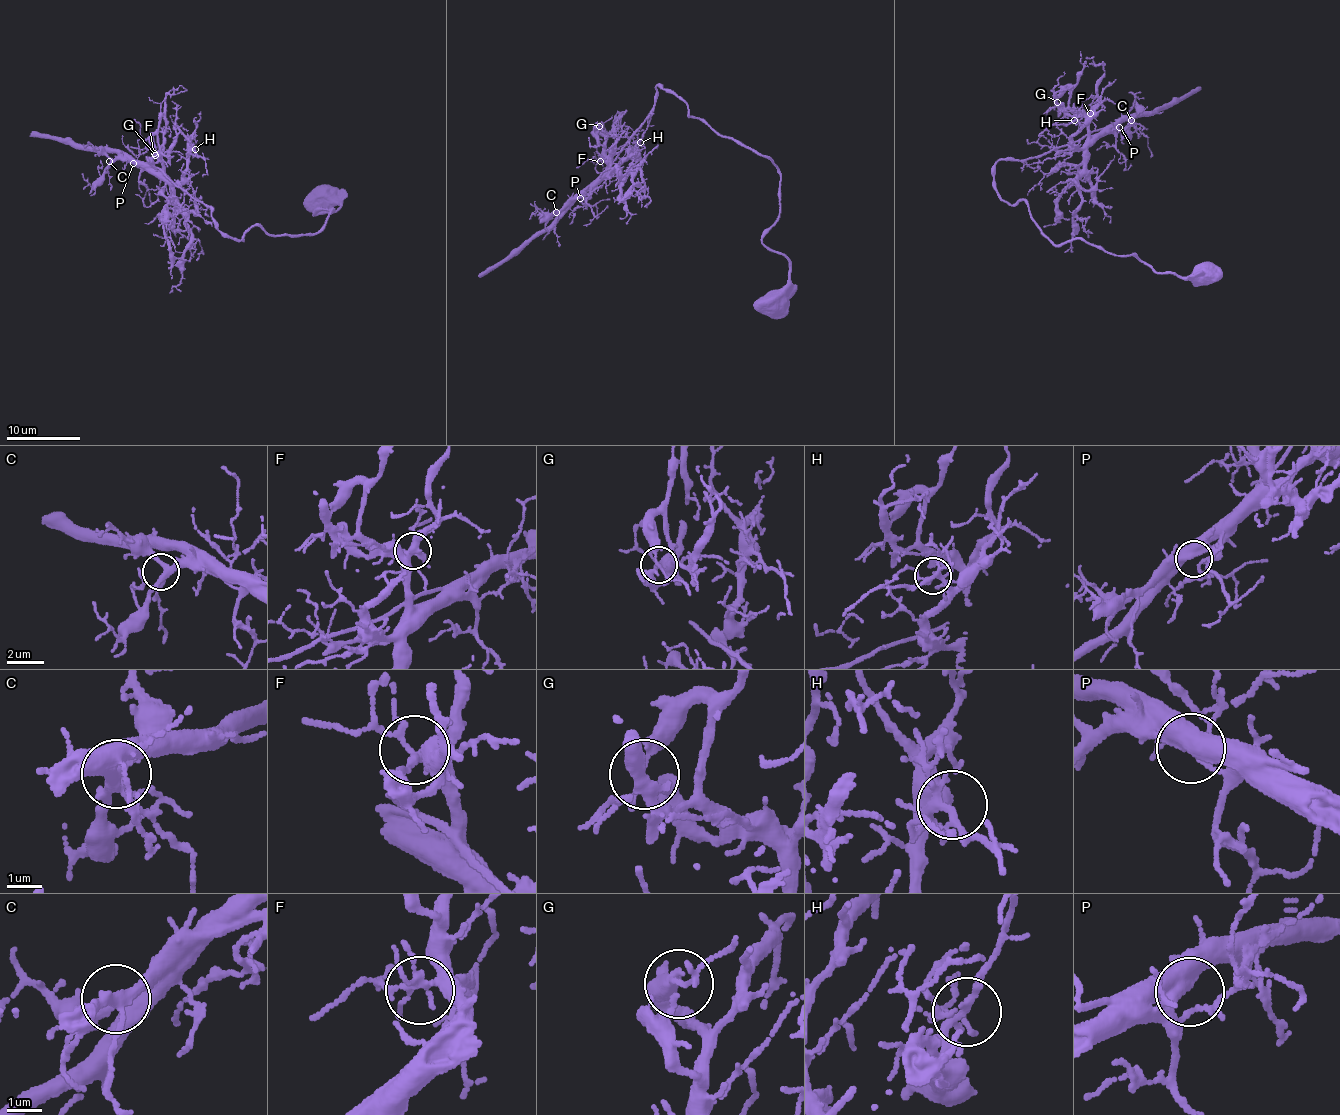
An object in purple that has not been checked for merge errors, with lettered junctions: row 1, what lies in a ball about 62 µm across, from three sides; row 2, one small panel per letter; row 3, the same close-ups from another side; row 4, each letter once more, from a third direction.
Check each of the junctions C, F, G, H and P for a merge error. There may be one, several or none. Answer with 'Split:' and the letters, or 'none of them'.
Split: none of them

